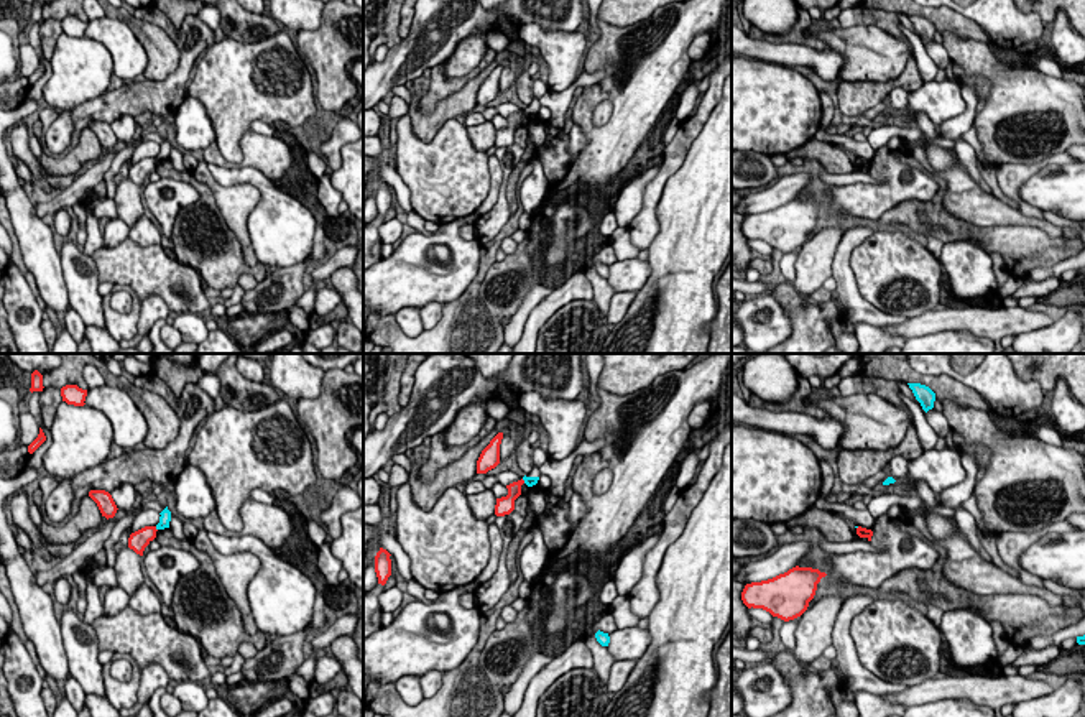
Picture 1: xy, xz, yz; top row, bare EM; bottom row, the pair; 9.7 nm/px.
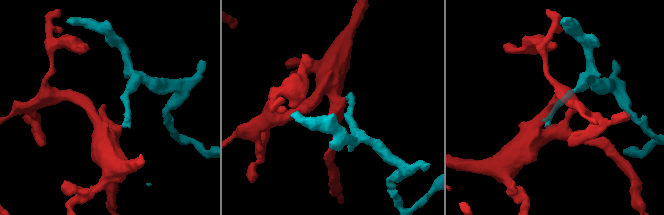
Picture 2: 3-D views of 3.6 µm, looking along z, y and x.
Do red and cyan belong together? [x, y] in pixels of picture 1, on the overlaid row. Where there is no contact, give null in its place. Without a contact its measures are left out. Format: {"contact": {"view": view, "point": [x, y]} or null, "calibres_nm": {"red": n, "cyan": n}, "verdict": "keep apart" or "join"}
{"contact": {"view": "xy", "point": [155, 528]}, "calibres_nm": {"red": 190, "cyan": 120}, "verdict": "keep apart"}

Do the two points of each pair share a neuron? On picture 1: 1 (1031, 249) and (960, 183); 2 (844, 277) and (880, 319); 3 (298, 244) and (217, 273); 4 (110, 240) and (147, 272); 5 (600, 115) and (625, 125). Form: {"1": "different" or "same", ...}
{"1": "different", "2": "same", "3": "different", "4": "different", "5": "different"}

